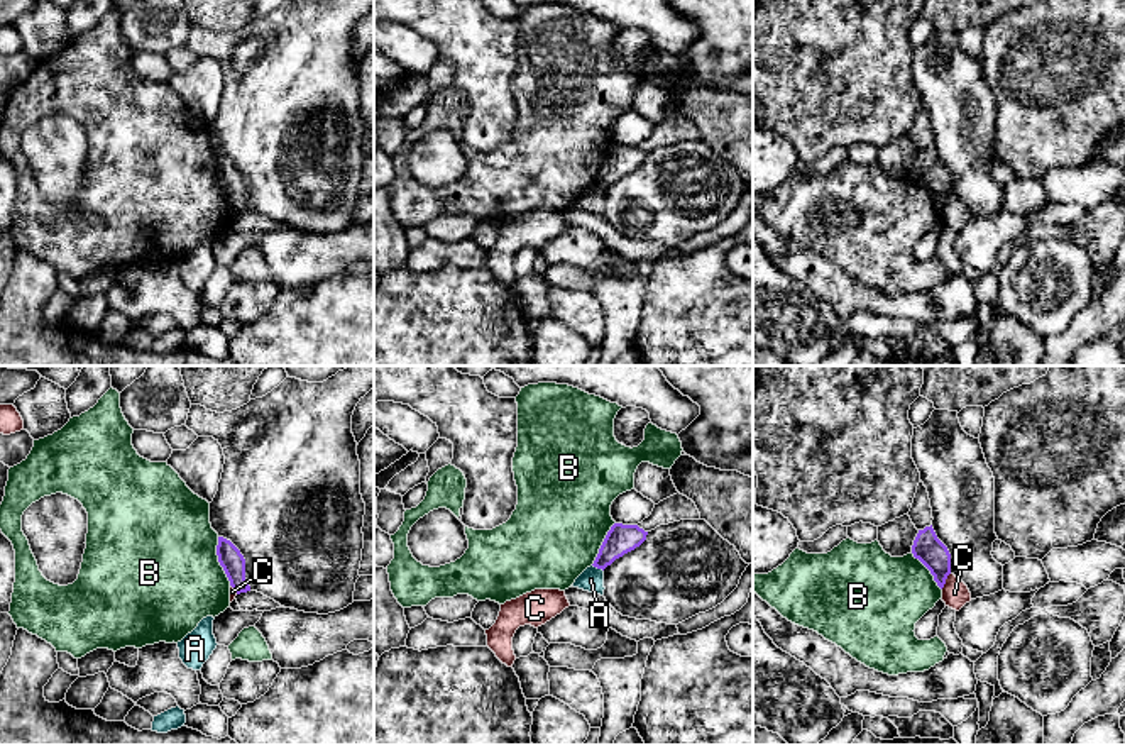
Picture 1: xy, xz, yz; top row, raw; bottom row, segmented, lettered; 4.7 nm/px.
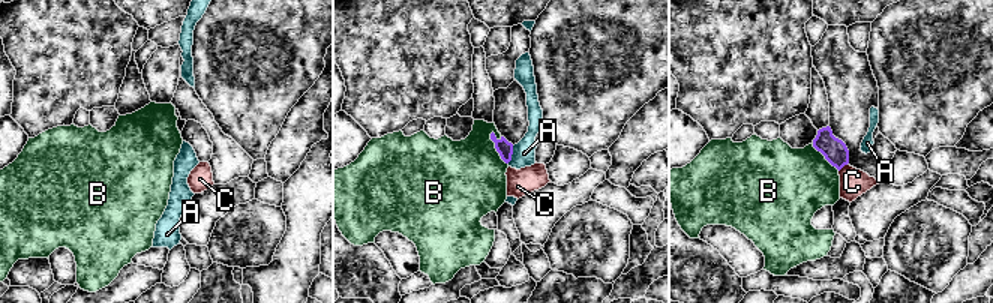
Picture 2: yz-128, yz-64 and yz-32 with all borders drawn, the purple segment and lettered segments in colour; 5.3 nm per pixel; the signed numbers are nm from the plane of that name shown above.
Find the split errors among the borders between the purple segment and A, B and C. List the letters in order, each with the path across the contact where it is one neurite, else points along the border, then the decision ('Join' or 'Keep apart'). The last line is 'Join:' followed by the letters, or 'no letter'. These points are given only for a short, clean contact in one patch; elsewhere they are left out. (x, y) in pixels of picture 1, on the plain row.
A: Boundary: xz (592, 185), (603, 192). Keep apart
B: Keep apart
C: Keep apart
Join: no letter

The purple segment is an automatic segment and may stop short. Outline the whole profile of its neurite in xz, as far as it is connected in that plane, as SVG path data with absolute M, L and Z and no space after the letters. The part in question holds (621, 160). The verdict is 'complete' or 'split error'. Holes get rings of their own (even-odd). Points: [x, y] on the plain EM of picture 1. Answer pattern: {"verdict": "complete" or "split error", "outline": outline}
{"verdict": "complete", "outline": "M614 144L607 152L592 186L604 191L616 179L639 168L646 161L646 156L648 152L638 146Z"}

